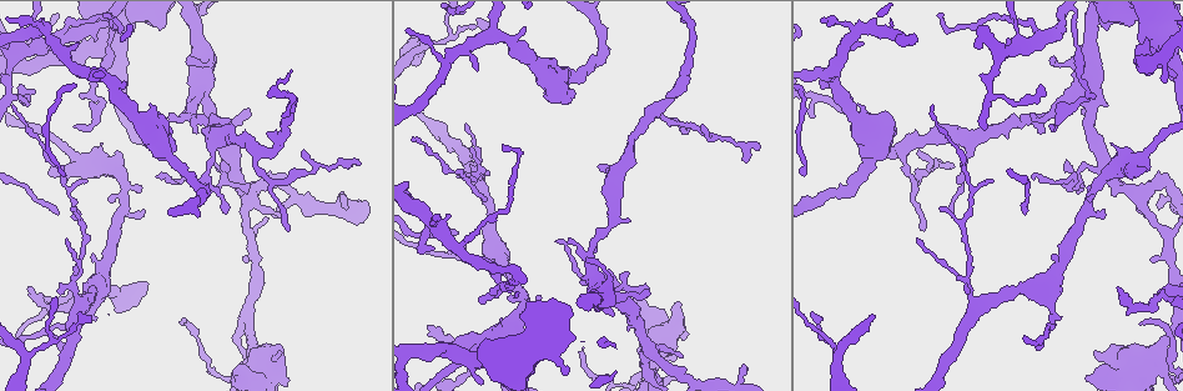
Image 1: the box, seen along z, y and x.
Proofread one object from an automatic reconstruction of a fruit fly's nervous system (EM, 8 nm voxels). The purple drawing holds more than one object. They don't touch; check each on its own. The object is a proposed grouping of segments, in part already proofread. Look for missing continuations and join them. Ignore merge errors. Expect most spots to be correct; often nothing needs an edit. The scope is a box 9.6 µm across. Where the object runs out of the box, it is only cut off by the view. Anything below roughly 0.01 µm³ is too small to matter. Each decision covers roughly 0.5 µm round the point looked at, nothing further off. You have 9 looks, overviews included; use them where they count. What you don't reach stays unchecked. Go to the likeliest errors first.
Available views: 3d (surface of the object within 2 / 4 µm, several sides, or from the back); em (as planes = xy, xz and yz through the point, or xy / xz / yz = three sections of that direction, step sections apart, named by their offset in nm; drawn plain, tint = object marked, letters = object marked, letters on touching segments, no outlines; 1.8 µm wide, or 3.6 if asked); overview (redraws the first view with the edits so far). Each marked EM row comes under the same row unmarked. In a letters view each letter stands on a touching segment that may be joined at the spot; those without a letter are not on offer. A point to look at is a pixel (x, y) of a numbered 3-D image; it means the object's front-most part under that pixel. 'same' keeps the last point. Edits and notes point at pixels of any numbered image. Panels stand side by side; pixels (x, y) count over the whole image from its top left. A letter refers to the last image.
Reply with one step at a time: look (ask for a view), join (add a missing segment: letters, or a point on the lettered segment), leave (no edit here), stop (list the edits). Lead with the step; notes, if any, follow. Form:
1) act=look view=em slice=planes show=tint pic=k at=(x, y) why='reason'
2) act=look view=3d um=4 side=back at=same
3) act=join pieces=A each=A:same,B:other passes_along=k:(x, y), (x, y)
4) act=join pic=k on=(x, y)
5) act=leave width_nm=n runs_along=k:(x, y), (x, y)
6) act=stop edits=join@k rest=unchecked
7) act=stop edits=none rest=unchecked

act=look view=3d um=4 pic=1 at=(1052, 125) why='free end'

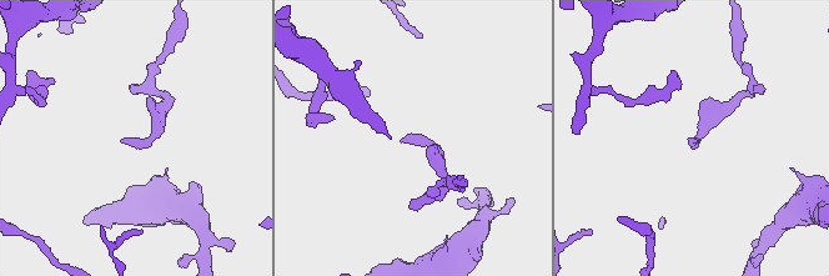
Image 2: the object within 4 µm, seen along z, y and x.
act=look view=em slice=planes show=letters pic=2 at=(695, 138)

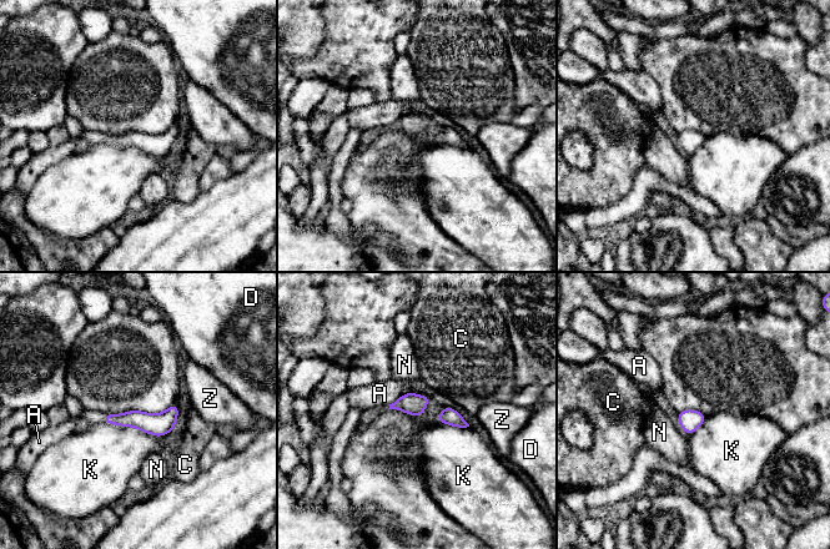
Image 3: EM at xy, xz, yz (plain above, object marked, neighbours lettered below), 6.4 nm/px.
act=leave width_nm=140 longest_contact=K:460nm each=A:other,C:other,D:other,K:other,N:other,Z:other found='no lettered segment goes on from it'

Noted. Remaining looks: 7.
act=look view=3d um=2 pic=1 at=(29, 290)

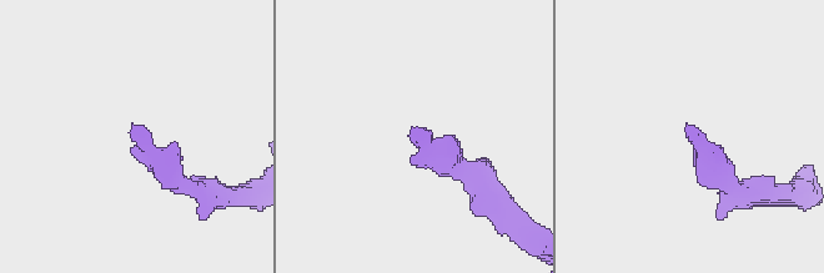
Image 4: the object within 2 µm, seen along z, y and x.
act=look view=em slice=planes show=letters pic=4 at=(135, 131)

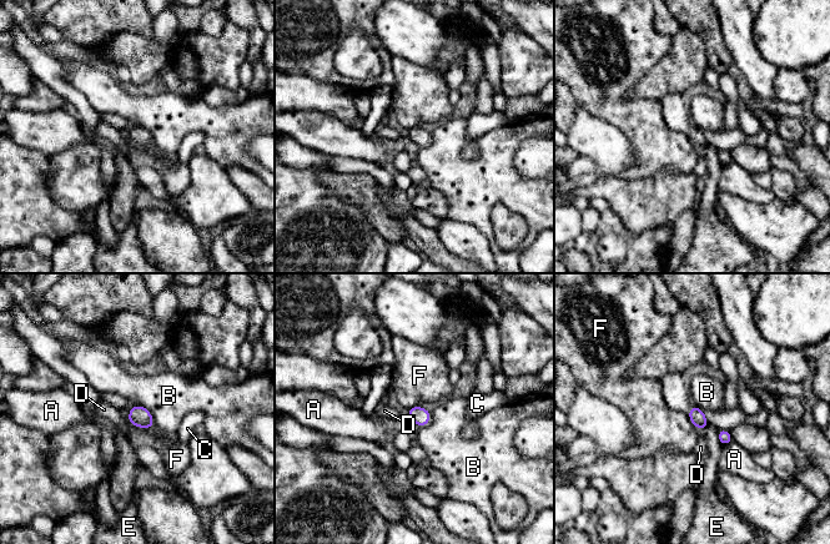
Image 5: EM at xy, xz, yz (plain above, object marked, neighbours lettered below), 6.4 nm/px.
act=leave each=A:other,B:other,C:other,D:other,E:other,F:other border=5:(129, 421), (136, 426), (152, 427) found='no lettered segment goes on from it'

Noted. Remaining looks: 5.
act=look view=em slice=planes show=letters pic=1 at=(50, 174) why='branch stops here'

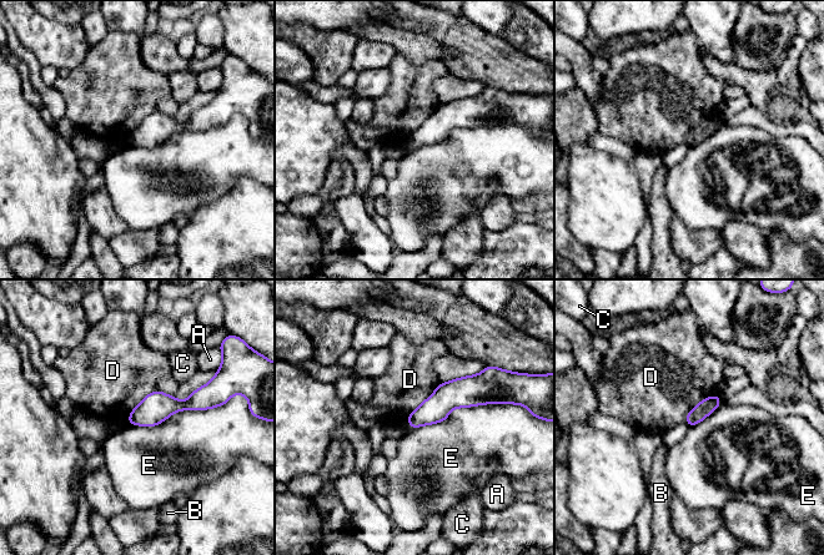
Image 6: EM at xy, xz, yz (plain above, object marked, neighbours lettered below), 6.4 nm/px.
act=leave each=A:other,B:other,C:other,D:other,E:other runs_along=6:(487, 400), (447, 397), (411, 423) found='none of them fits'

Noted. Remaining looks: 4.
act=look view=em slice=xz step=16 show=letters pic=1 at=(477, 71) why='branch stops here'

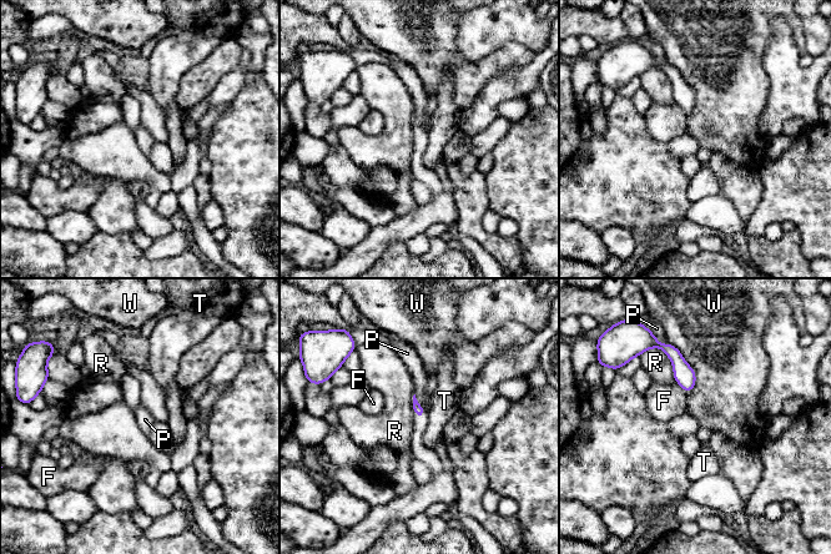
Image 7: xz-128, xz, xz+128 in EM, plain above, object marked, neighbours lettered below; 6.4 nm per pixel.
act=leave longest_contact=W:360nm each=F:other,P:other,R:other,T:other,W:other border=7:(653, 347), (668, 356), (675, 379) found='none of them fits'

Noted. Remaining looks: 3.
act=stop edits=none rest=unchecked

